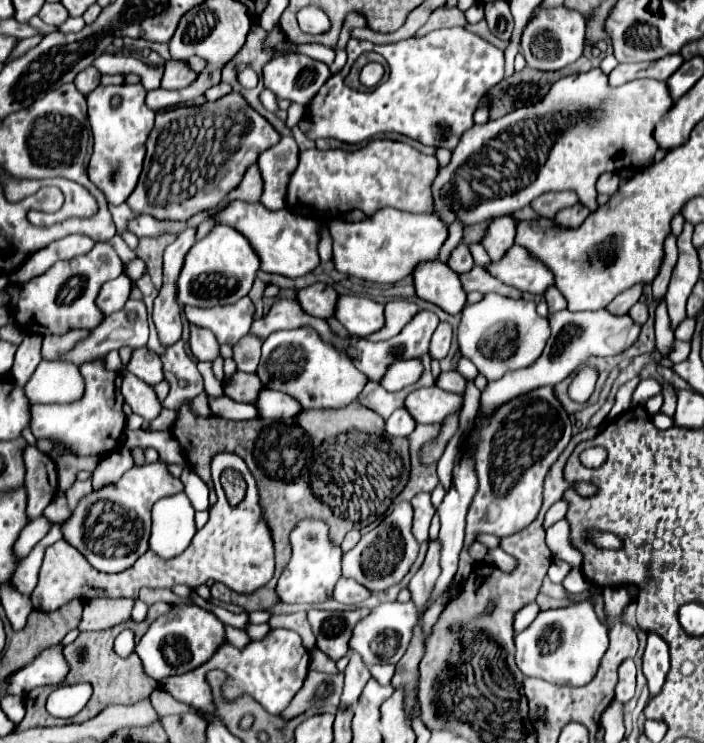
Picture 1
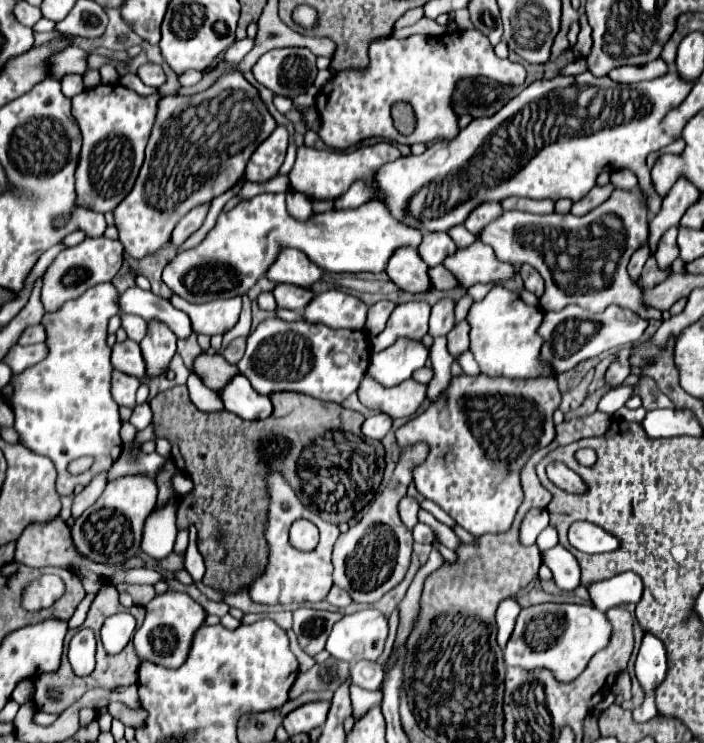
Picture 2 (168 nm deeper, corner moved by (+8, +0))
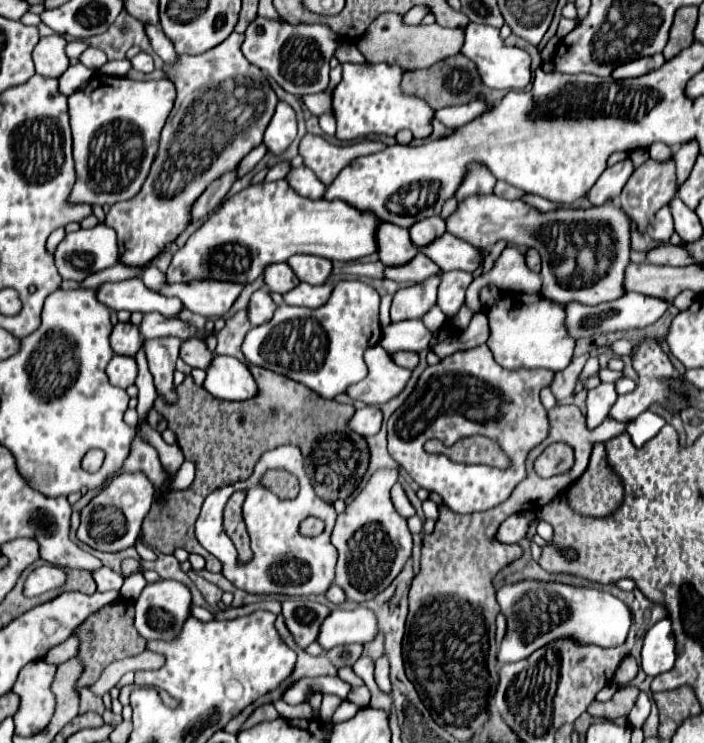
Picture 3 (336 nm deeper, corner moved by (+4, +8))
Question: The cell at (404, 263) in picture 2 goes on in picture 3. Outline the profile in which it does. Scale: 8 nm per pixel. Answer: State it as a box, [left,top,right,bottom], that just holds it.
[375,222,417,266]

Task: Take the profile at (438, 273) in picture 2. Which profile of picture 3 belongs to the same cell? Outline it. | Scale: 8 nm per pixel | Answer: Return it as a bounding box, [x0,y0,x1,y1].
[383,254,441,284]

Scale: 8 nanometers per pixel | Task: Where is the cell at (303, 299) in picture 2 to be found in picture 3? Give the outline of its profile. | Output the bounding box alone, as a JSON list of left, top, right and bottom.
[265,262,299,294]

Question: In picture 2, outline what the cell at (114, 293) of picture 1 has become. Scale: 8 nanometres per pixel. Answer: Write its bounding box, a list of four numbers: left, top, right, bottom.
[11,282,123,496]

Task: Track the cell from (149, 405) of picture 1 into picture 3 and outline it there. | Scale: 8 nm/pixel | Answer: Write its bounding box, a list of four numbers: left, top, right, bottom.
[107,354,137,388]

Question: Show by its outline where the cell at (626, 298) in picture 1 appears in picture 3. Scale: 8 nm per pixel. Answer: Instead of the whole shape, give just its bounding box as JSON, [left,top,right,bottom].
[619,160,677,232]

